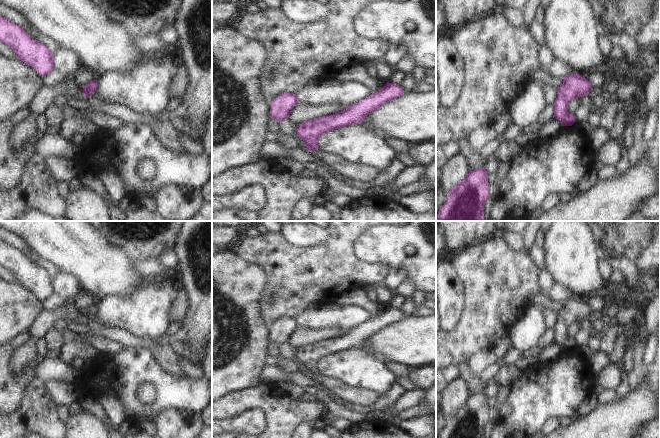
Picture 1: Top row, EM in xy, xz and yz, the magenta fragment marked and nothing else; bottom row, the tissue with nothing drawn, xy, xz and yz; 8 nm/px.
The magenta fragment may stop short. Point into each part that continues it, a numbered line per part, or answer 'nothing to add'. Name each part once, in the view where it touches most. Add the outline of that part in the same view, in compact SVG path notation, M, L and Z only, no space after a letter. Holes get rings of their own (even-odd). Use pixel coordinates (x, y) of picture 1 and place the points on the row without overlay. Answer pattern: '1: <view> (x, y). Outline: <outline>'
nothing to add.

